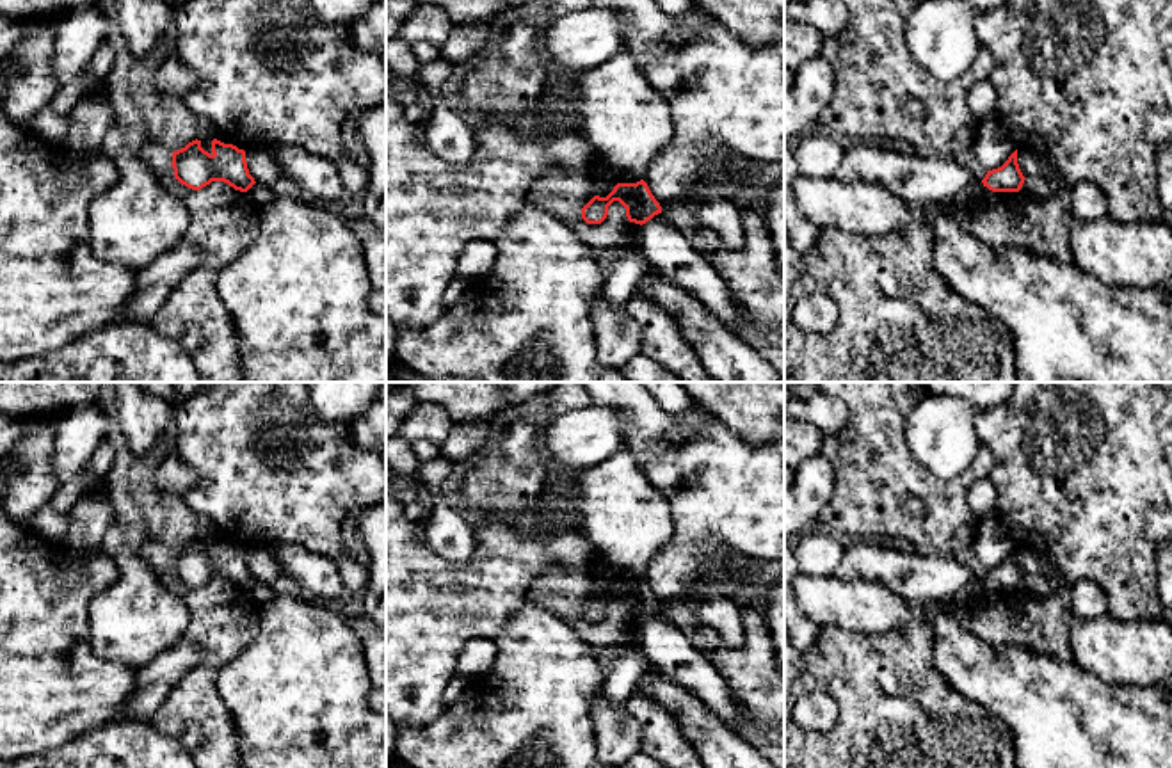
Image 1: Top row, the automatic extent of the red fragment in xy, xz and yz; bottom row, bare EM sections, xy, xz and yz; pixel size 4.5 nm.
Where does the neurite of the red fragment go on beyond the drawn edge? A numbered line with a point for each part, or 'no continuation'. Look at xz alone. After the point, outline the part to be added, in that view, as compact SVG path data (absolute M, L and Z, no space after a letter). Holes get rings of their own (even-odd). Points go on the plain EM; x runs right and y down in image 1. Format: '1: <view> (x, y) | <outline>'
no continuation

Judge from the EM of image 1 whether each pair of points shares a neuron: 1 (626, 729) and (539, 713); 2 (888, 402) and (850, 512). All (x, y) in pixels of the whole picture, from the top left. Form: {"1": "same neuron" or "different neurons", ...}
{"1": "different neurons", "2": "same neuron"}

